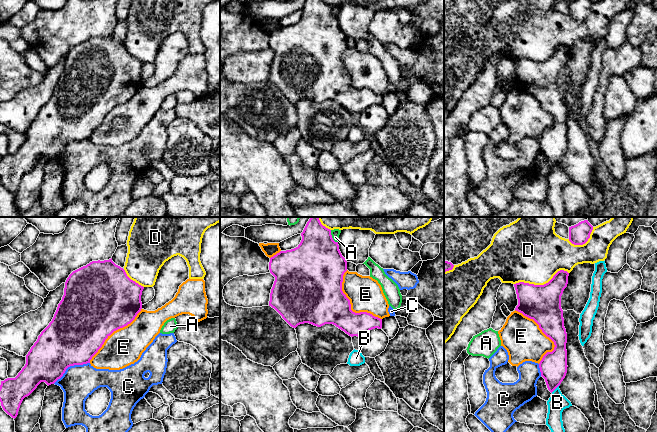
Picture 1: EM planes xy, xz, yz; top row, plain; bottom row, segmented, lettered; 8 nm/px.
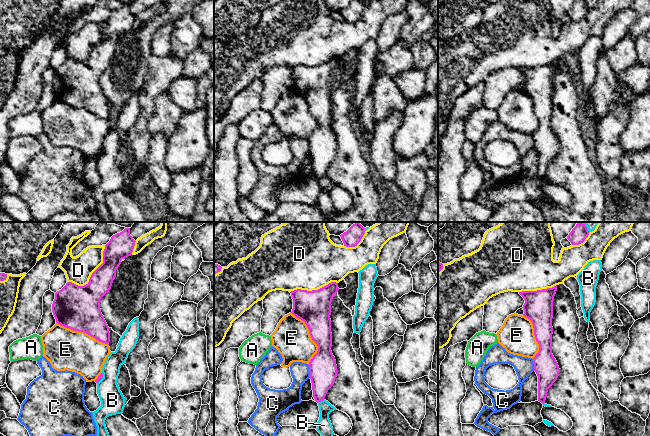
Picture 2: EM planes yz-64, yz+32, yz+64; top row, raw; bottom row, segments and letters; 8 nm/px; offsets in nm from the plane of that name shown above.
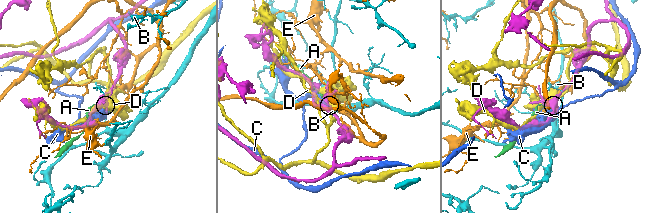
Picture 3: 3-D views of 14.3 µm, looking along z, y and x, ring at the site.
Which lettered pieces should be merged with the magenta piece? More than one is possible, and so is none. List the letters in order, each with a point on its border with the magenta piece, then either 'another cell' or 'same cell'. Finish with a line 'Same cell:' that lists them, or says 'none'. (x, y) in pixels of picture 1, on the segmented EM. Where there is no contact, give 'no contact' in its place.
A: meets magenta in xz at (331, 237); another cell
B: meets magenta in yz at (555, 388); another cell
C: meets magenta in xy at (70, 365); another cell
D: meets magenta in yz at (541, 285); another cell
E: meets magenta in xz at (350, 305); another cell
Same cell: none

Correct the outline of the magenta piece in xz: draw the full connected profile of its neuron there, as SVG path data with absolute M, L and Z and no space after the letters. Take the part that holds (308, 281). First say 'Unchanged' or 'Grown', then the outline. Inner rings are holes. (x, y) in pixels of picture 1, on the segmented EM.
Unchanged. M311 217L301 236L296 248L280 251L270 258L269 270L275 281L269 306L293 328L304 323L317 327L333 324L349 336L360 338L372 329L381 329L382 319L367 312L351 310L350 300L342 291L347 261L339 250L338 242L333 240L331 230L323 226L318 217Z

